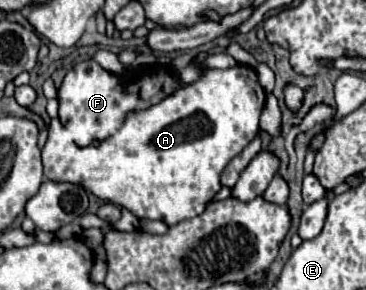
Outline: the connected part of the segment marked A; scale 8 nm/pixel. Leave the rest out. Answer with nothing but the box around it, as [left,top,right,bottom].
[42,65,266,225]

